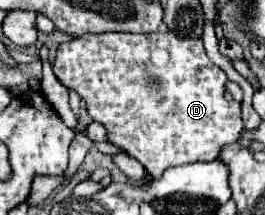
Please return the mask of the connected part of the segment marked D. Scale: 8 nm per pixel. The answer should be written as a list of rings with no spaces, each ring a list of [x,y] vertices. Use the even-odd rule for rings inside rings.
[[[172,31],[148,35],[86,33],[58,47],[52,69],[64,87],[76,91],[86,101],[92,121],[106,127],[108,143],[118,145],[124,153],[138,159],[152,177],[160,177],[164,169],[174,165],[214,161],[222,145],[240,141],[244,129],[240,105],[224,99],[228,75],[208,59],[200,37],[182,39],[172,35]]]

